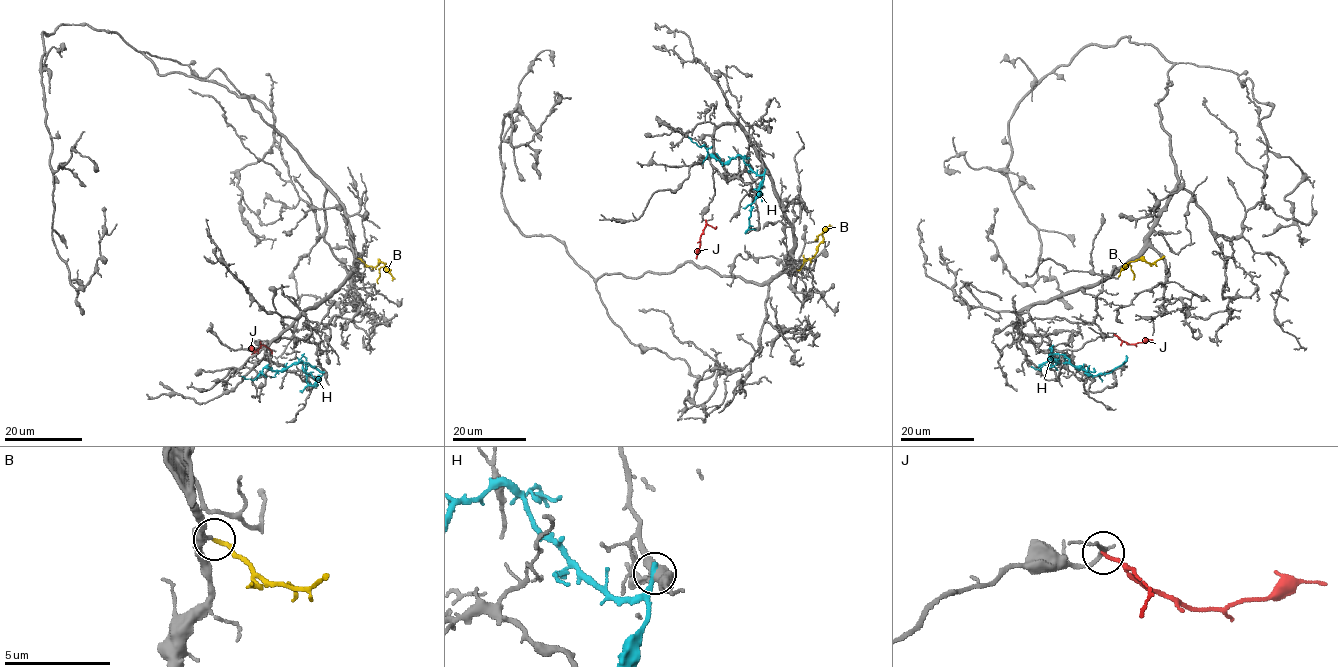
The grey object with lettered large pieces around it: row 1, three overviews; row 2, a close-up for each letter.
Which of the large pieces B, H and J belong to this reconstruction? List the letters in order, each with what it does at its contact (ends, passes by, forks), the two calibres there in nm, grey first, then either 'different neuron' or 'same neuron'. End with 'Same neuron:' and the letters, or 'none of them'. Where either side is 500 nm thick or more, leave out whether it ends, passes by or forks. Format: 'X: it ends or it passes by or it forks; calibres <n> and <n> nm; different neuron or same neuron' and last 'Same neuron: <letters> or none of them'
B: it ends; calibres 300 and 200 nm; same neuron
H: calibres 500 and 320 nm; different neuron
J: it ends; calibres 110 and 170 nm; different neuron
Same neuron: B

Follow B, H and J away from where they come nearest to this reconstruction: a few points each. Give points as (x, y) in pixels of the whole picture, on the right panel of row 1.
B: (1163, 255), (1152, 264), (1139, 260), (1130, 262), (1133, 279)
H: (1064, 362), (1069, 361), (1062, 354), (1051, 354), (1057, 361), (1048, 359), (1040, 366), (1040, 370), (1030, 366)
J: (1114, 334), (1129, 344), (1152, 340)

